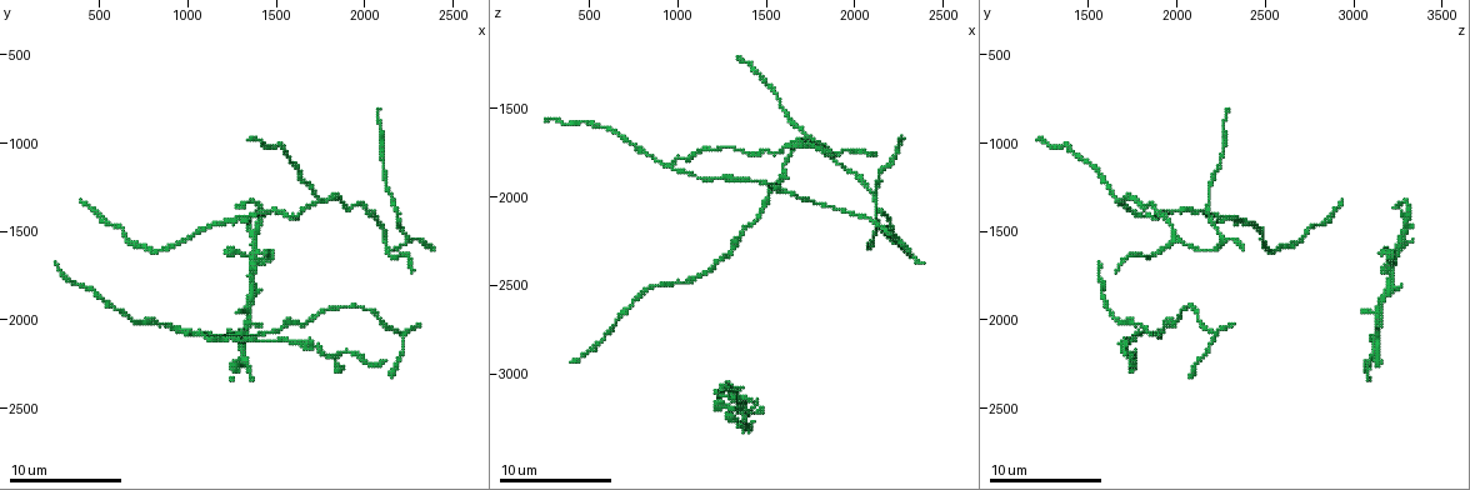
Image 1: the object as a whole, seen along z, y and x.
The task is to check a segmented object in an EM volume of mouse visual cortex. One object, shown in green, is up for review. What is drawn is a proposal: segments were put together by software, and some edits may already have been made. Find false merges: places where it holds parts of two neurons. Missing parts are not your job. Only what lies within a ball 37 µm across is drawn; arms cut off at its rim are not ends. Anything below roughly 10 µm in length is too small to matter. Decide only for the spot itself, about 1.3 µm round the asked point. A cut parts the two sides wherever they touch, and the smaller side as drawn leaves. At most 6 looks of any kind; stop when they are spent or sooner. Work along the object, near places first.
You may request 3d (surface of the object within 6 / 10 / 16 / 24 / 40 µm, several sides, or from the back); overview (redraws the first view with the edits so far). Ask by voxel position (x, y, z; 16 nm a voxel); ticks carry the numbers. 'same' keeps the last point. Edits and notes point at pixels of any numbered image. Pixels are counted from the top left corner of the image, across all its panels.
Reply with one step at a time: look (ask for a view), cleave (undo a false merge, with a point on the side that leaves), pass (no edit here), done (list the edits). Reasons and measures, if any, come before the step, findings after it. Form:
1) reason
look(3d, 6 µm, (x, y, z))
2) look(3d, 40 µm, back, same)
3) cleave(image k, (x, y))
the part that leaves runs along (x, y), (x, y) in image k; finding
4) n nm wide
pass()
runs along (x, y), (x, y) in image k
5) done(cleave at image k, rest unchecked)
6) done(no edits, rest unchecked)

look(3d, 16 µm, (2060, 1400, 1900))

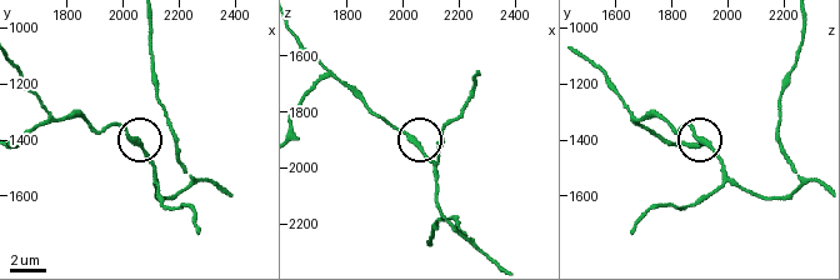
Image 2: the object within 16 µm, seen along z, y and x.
pass()
all the same neuron

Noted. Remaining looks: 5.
three arms meet
look(3d, 6 µm, (940, 2060, 1820))

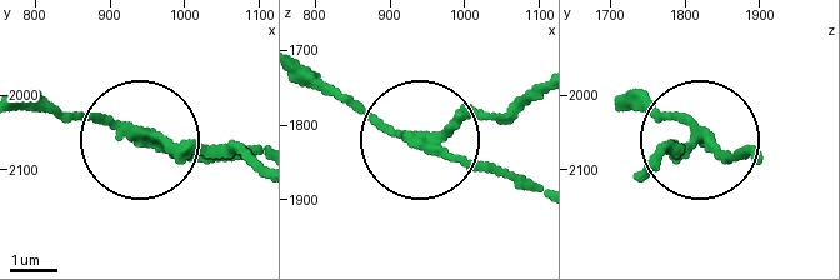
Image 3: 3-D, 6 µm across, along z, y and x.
210 nm wide
cleave(image 3, (206, 151))
the part that leaves runs along (141, 136), (258, 160) in image 3; a second neuron is stuck on

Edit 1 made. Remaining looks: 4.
look(overview)

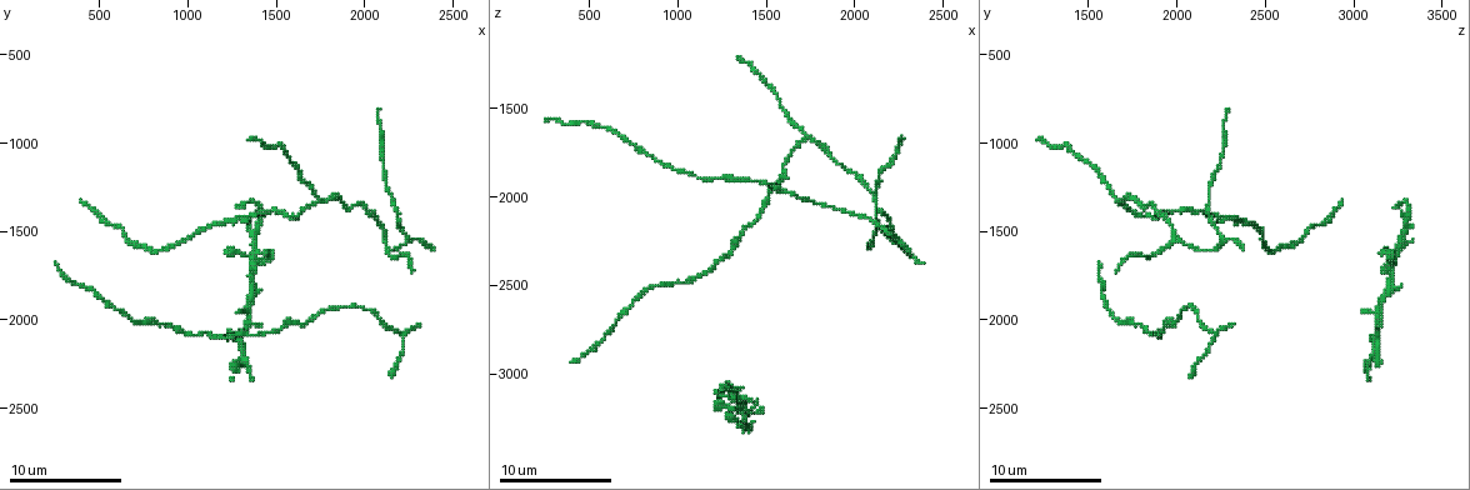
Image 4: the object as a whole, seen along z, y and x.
sudden change in width
look(3d, 6 µm, (1200, 1440, 2380))

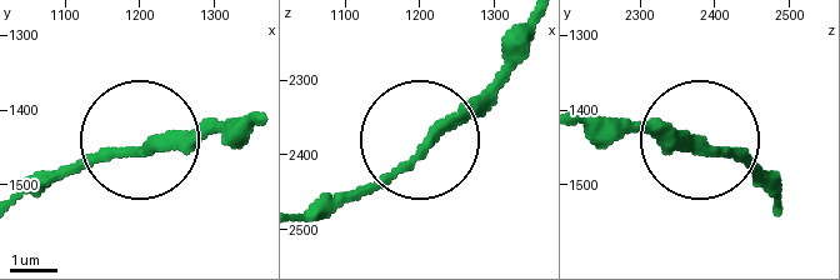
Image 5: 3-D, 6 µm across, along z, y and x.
other side
look(3d, 6 µm, back, (1220, 1445, 2375))

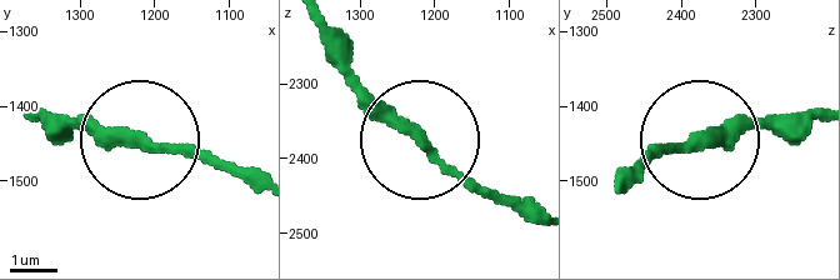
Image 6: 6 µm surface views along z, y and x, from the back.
240 nm wide
pass()
one neuron here

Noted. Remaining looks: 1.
done(cleave at image 3, rest unchecked)

